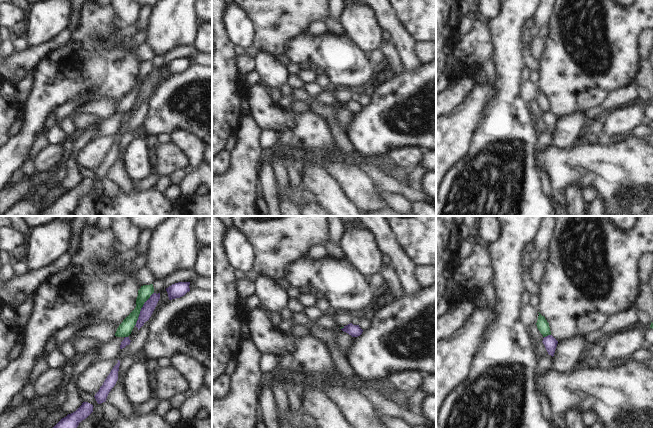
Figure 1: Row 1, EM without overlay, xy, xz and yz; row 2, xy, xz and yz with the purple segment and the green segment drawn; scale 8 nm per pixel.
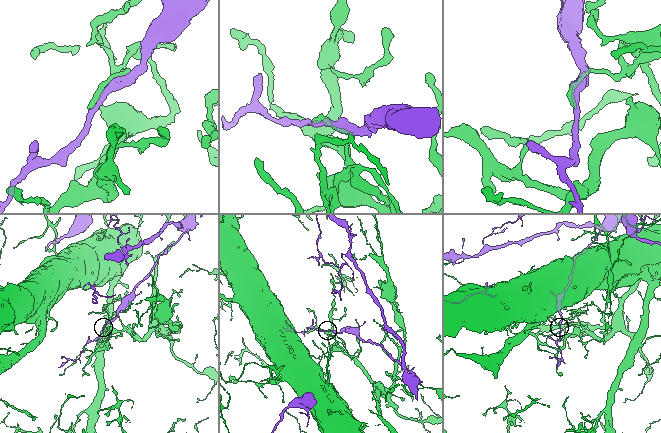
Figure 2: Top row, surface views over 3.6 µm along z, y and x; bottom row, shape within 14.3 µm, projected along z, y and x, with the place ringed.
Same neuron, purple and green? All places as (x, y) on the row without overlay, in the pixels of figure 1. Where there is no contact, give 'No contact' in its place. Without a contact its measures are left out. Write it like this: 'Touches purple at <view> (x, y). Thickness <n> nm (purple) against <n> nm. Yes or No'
Touches purple at xy (141, 85). Thickness 100 nm (purple) against 110 nm. No.

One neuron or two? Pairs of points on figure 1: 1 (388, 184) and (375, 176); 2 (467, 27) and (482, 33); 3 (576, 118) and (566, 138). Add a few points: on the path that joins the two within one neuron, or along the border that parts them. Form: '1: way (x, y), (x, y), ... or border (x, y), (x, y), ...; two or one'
1: way (385, 183), (378, 178); one
2: border (473, 20), (473, 28), (465, 35); two
3: way (574, 123), (567, 133); one

